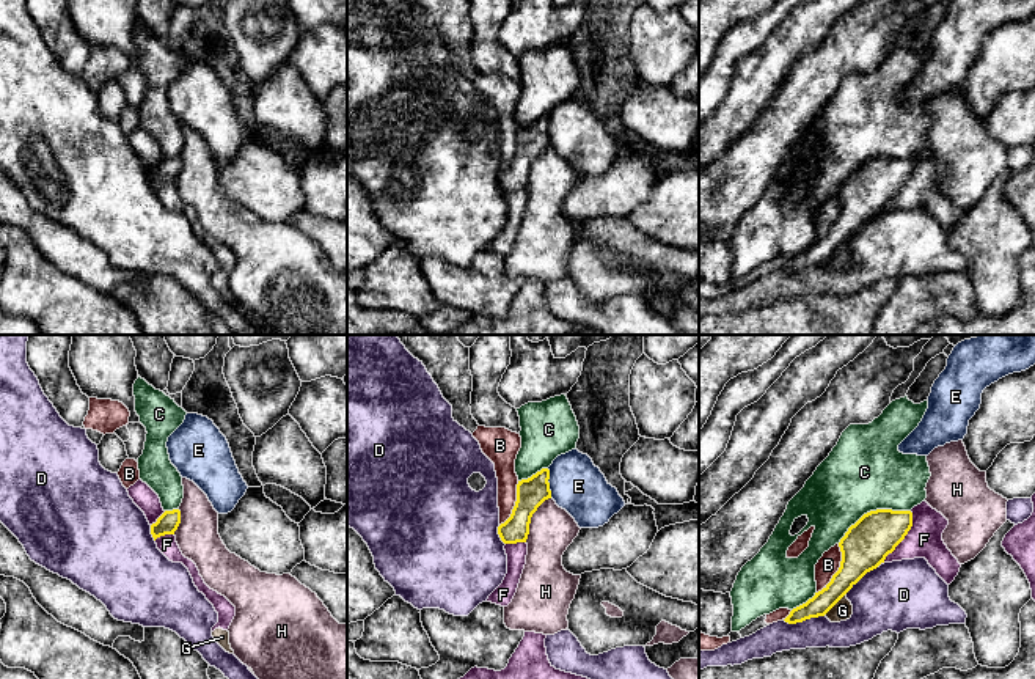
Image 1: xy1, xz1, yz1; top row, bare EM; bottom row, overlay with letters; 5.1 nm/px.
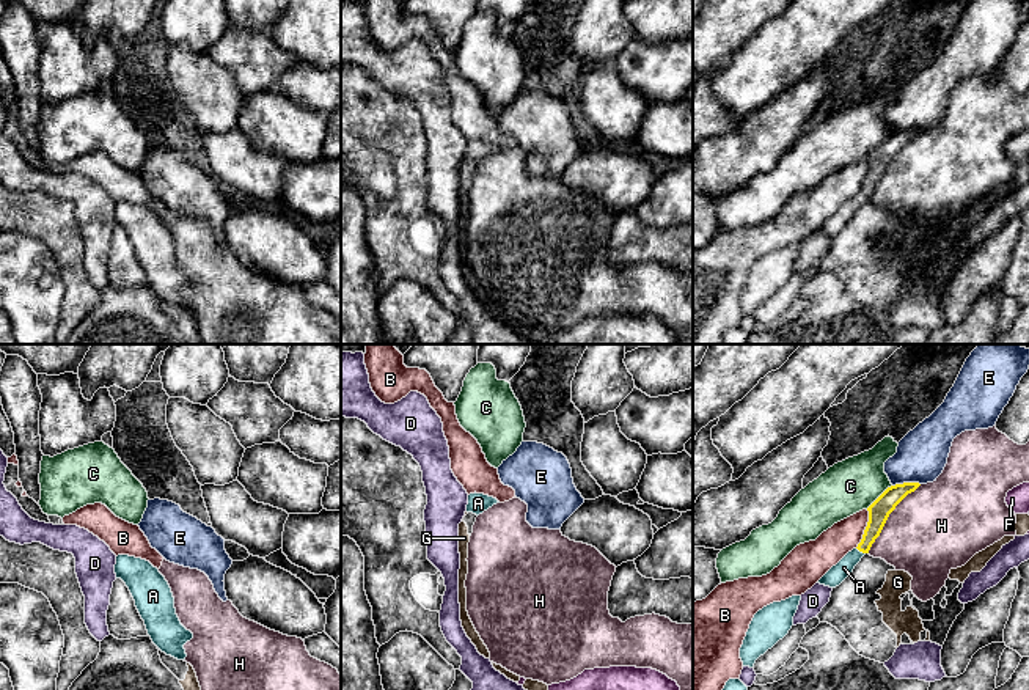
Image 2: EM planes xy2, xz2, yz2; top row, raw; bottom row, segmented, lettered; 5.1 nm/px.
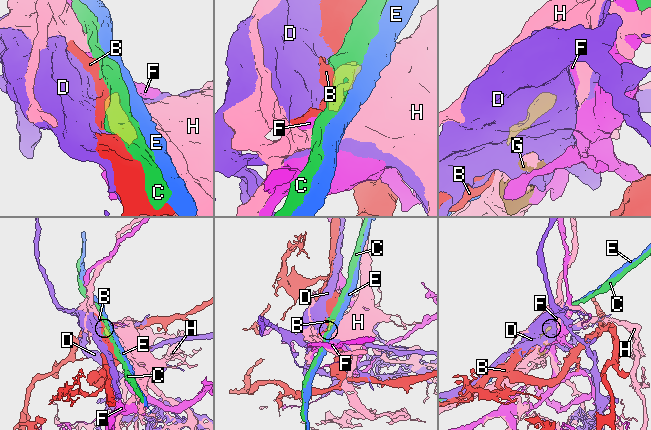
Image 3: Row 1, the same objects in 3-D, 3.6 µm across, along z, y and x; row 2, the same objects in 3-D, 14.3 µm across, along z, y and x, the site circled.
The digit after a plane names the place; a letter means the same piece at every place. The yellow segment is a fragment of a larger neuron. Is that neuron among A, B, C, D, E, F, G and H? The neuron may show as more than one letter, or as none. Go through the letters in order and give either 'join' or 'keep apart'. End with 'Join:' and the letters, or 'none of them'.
A: join
B: keep apart
C: keep apart
D: keep apart
E: keep apart
F: keep apart
G: keep apart
H: keep apart
Join: A

